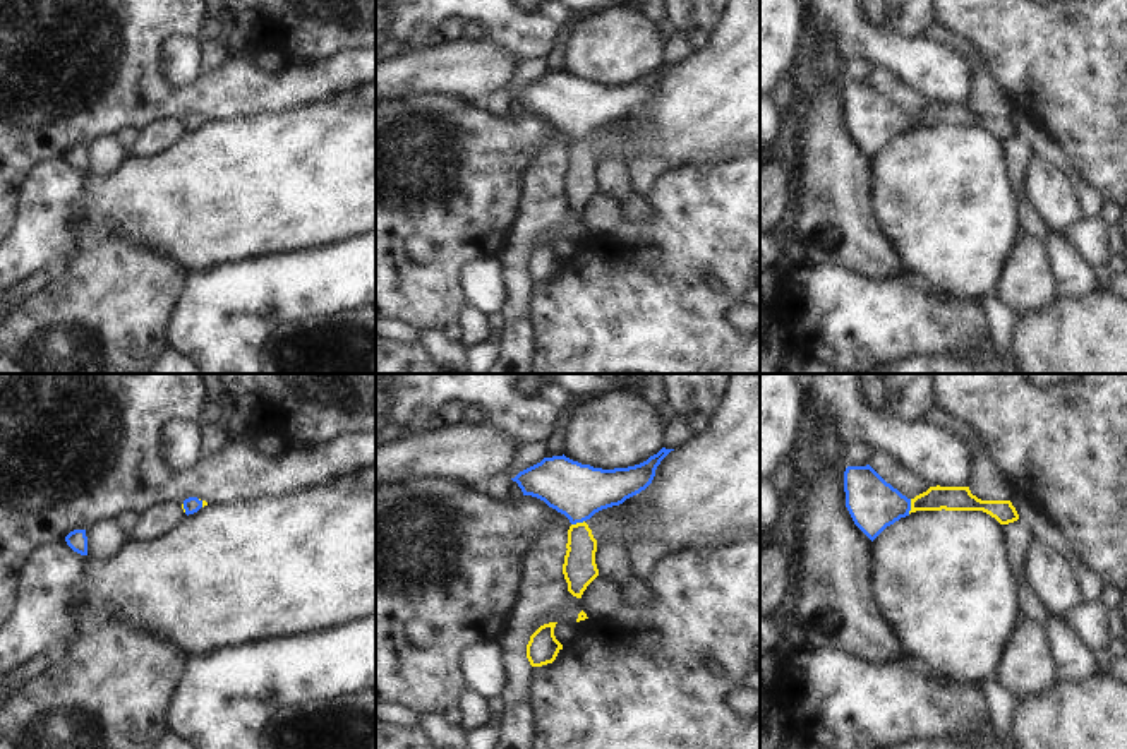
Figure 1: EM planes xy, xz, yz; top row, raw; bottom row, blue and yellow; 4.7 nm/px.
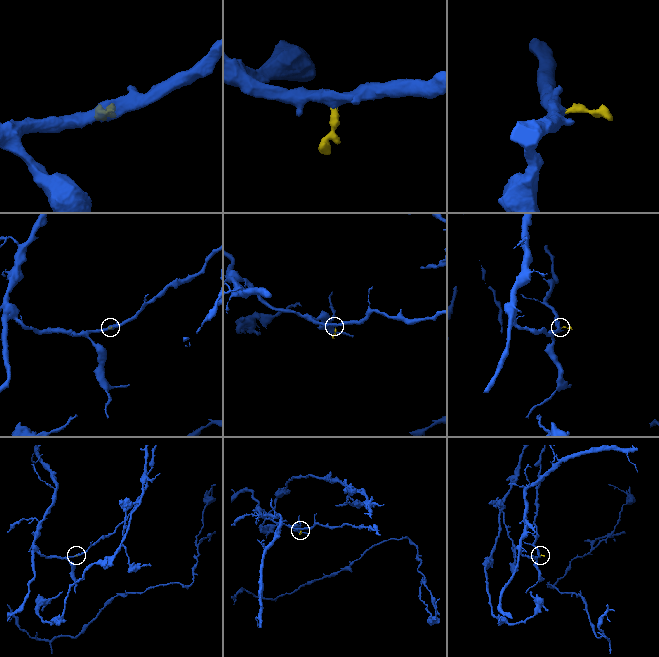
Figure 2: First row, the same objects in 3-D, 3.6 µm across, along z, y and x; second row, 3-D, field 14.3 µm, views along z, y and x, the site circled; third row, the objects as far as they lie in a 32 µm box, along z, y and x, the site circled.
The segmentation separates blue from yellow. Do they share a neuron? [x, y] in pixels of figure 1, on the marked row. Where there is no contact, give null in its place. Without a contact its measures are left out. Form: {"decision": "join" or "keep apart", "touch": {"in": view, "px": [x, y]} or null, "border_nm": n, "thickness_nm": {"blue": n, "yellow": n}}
{"decision": "join", "touch": {"in": "yz", "px": [910, 506]}, "border_nm": 70, "thickness_nm": {"blue": 240, "yellow": 110}}

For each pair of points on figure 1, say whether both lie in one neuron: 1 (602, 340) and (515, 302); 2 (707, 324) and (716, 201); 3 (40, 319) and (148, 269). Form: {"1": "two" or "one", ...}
{"1": "two", "2": "one", "3": "one"}

